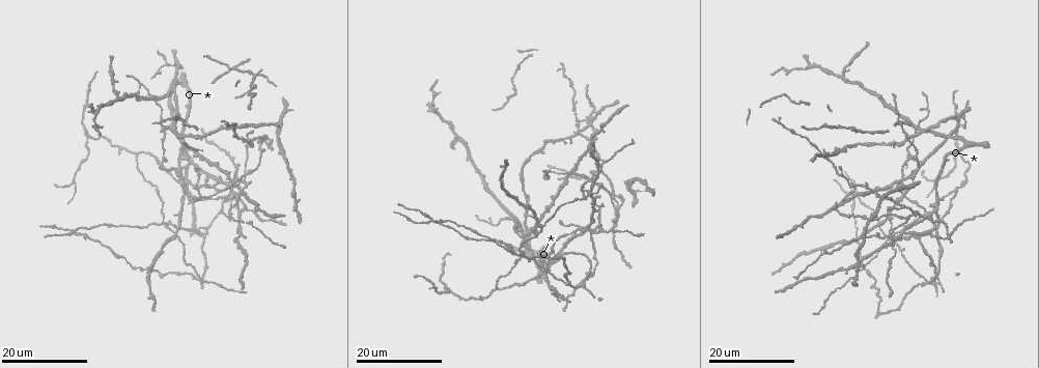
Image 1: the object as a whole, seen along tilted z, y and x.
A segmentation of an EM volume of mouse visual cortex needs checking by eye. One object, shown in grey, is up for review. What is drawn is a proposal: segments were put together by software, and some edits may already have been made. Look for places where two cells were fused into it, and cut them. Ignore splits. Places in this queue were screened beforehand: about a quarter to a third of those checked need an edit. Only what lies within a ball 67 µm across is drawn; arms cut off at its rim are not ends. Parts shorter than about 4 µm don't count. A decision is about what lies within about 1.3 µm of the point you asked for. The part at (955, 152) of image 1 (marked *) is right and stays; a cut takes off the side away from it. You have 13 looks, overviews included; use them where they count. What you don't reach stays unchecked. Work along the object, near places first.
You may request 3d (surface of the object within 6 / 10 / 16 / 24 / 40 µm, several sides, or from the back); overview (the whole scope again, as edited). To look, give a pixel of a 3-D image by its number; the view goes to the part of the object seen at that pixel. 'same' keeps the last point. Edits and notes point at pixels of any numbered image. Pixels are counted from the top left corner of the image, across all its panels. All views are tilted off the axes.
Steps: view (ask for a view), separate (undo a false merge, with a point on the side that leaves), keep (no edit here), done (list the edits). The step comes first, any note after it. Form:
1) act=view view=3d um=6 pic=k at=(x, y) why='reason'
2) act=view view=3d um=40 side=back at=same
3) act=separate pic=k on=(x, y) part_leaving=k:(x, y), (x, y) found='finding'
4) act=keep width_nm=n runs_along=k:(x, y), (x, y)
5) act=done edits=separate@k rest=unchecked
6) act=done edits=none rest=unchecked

act=view view=3d um=24 pic=1 at=(206, 231) why='side arm on a straight run'

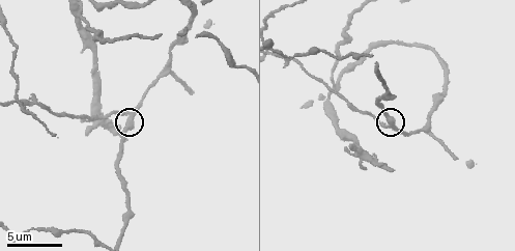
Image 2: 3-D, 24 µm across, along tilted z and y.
act=view view=3d um=10 pic=2 at=(130, 120)

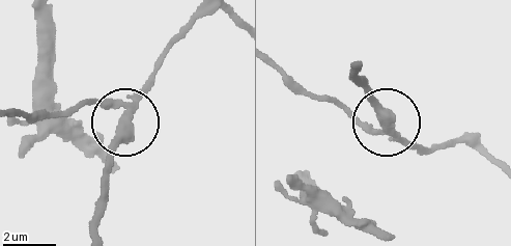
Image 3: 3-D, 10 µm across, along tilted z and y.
act=separate pic=3 on=(95, 103) part_leaving=3:(126, 105), (90, 102), (39, 114), (15, 111) found='a second cell is stuck on'

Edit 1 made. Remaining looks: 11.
act=view view=3d um=16 pic=1 at=(836, 211) why='two arms in line, one across'

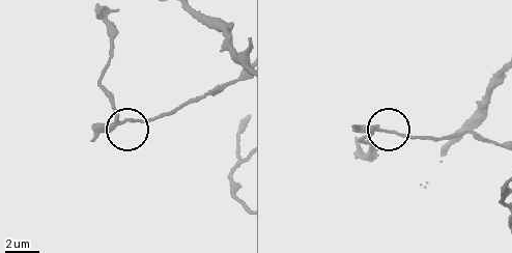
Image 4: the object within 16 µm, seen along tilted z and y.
act=view view=3d um=10 pic=4 at=(131, 121)

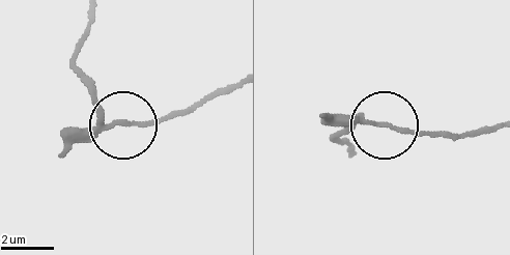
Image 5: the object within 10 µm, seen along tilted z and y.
act=separate pic=5 on=(94, 86) arms=3 found='a second cell is stuck on'

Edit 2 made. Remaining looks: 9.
act=view view=overview

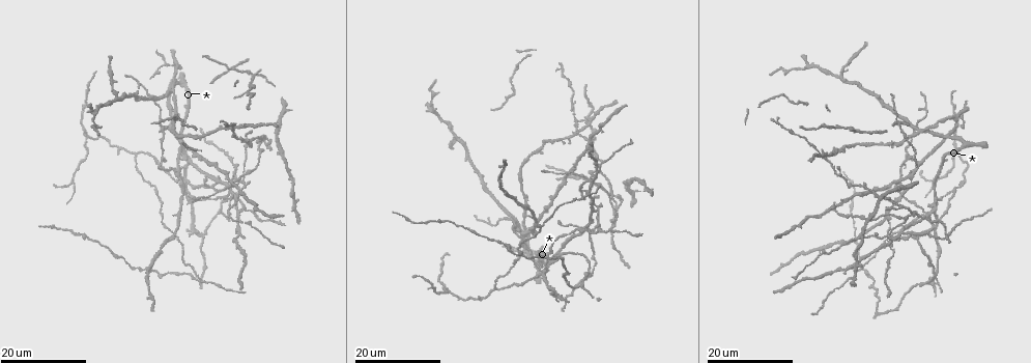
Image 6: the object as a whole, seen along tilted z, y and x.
act=view view=3d um=24 pic=6 at=(933, 211) why='looks like a crossing'

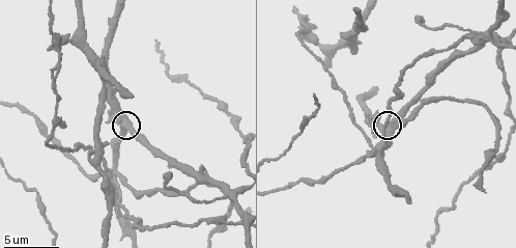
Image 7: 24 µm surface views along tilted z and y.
act=view view=3d um=6 pic=7 at=(130, 128)

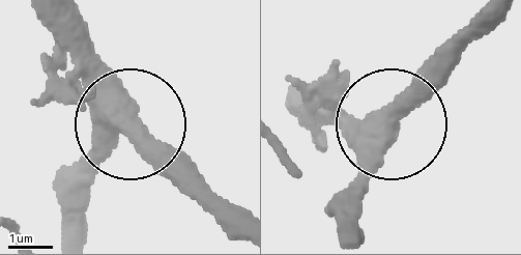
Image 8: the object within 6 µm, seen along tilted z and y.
act=view view=3d um=6 side=back pic=8 at=(390, 118)

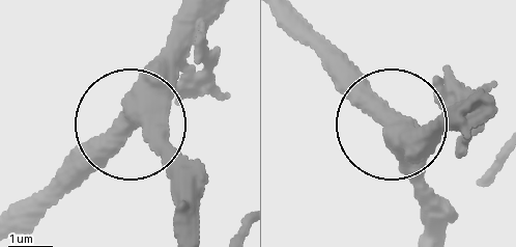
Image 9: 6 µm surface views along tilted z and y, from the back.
act=keep width_nm=410 runs_along=9:(216, 17), (123, 134), (35, 188) found='one cell here'

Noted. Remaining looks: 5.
act=view view=3d um=16 pic=6 at=(244, 180) why='branch point'

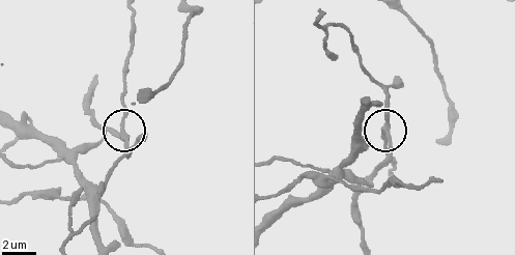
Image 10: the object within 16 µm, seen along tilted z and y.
act=view view=3d um=10 pic=10 at=(385, 127)

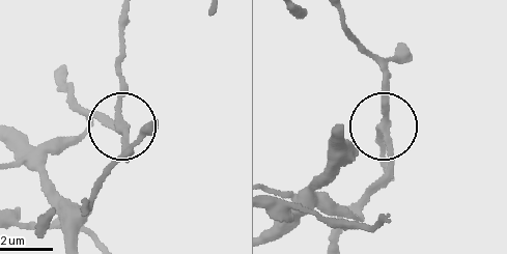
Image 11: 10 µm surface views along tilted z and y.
act=keep side_arm_um=10 arms=3 found='all the same cell'

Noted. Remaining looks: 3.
act=view view=3d um=24 pic=6 at=(618, 206)

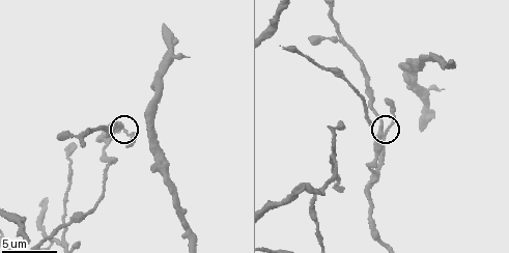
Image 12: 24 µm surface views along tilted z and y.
act=view view=3d um=10 pic=12 at=(127, 130)

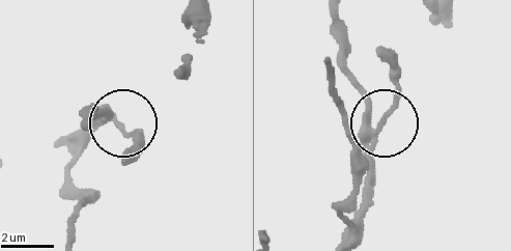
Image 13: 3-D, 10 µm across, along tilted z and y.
act=view view=3d um=6 pic=13 at=(380, 122)

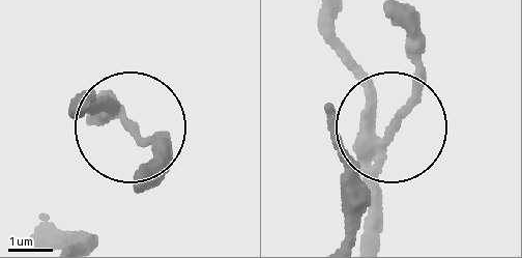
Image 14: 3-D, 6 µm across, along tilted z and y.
act=keep width_nm=210 runs_along=14:(321, 13), (390, 131), (373, 229) found='continuous, no second cell'

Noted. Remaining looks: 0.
act=done edits=separate@3,separate@5 rest=unchecked

